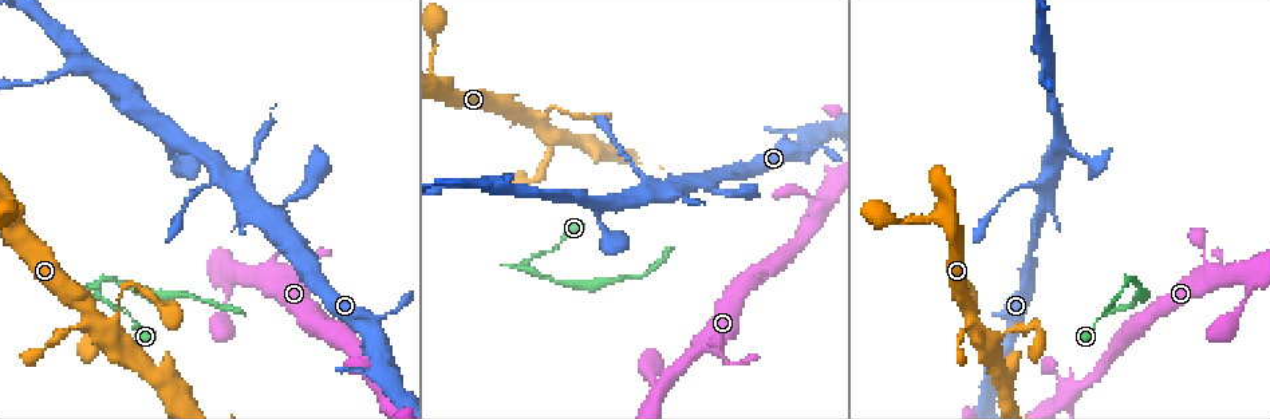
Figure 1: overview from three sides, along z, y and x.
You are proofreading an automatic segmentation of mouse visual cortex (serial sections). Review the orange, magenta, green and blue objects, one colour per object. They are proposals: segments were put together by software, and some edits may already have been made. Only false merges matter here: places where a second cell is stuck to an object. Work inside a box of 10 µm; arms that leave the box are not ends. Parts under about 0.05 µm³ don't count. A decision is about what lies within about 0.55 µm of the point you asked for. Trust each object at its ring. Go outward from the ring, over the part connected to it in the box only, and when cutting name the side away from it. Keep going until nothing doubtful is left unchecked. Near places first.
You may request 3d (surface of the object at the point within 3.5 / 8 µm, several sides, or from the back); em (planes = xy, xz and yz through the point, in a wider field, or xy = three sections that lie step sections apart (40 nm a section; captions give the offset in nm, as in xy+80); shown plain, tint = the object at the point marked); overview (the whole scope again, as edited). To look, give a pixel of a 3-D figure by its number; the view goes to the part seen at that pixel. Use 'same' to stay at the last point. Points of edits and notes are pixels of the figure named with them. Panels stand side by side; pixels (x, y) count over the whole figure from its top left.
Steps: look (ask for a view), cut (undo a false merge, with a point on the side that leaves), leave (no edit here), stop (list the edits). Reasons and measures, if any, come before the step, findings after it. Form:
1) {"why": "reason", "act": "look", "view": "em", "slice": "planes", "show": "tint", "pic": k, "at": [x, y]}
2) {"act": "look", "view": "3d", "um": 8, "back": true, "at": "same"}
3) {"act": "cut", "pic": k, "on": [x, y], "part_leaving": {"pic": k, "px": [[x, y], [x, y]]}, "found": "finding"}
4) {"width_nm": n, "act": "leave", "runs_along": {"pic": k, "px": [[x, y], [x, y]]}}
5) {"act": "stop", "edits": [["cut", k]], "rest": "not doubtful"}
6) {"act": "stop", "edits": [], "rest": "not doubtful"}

{"why": "abrupt turn", "act": "look", "view": "3d", "um": 8, "pic": 1, "at": [1072, 391]}

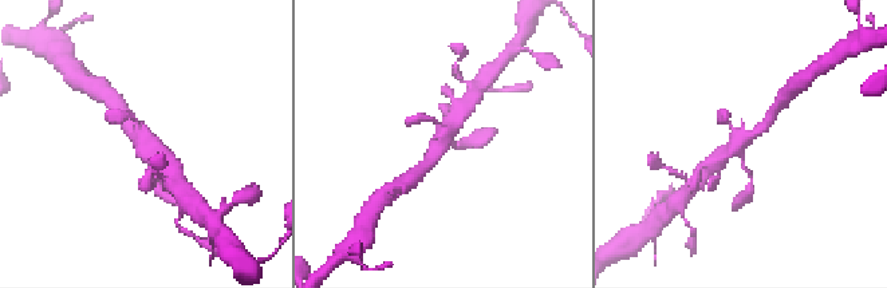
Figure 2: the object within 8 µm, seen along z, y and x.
{"why": "closer look", "act": "look", "view": "3d", "um": 3.5, "at": "same"}

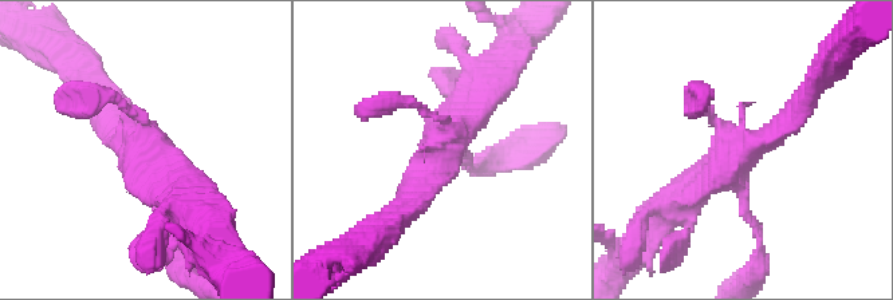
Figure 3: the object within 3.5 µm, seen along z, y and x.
{"act": "look", "view": "em", "slice": "xy", "step": 1, "show": "tint", "pic": 3, "at": [439, 145]}

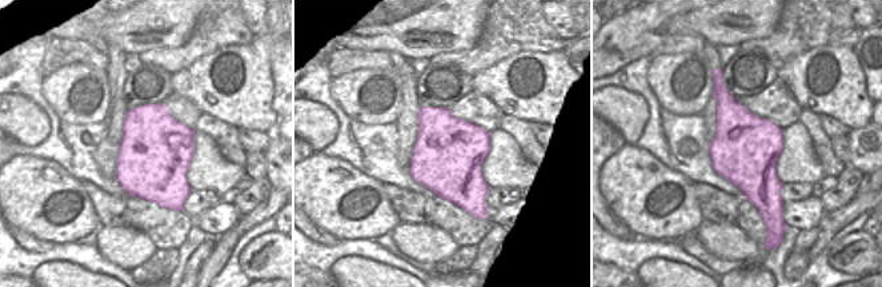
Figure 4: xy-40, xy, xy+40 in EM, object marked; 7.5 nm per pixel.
{"width_nm": 550, "act": "leave", "runs_along": {"pic": 3, "px": [[799, 109], [679, 204]]}, "found": "all the same cell"}

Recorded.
{"why": "two arms in line, one across", "act": "look", "view": "3d", "um": 3.5, "back": true, "pic": 1, "at": [706, 180]}

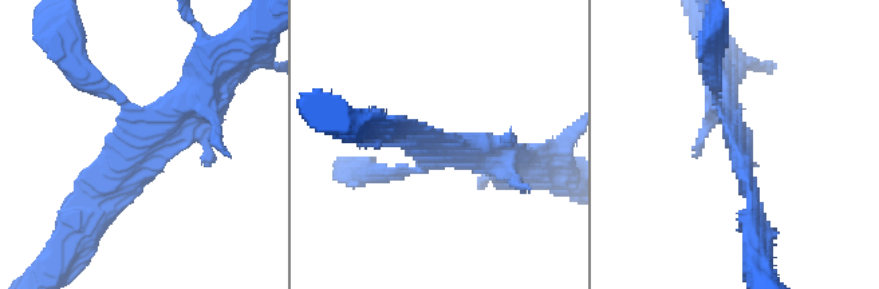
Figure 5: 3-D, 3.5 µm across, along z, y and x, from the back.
{"why": "need the tissue", "act": "look", "view": "em", "slice": "xy", "step": 2, "show": "tint", "pic": 5, "at": [142, 147]}

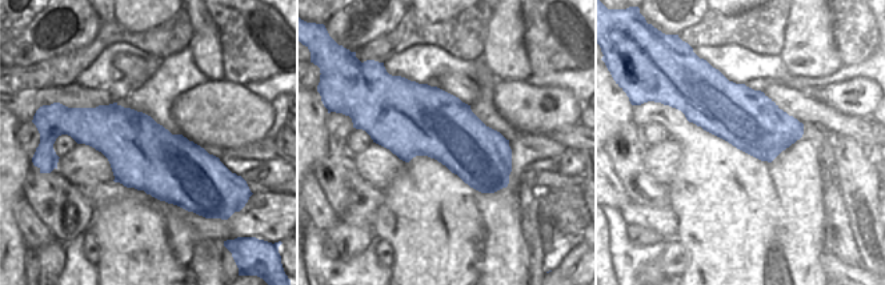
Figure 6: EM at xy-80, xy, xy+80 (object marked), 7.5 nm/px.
{"act": "leave", "runs_along": {"pic": 5, "px": [[83, 214], [107, 177], [207, 83]]}, "found": "one cell here"}

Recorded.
{"why": "narrows sharply", "act": "look", "view": "3d", "um": 8, "pic": 1, "at": [541, 197]}

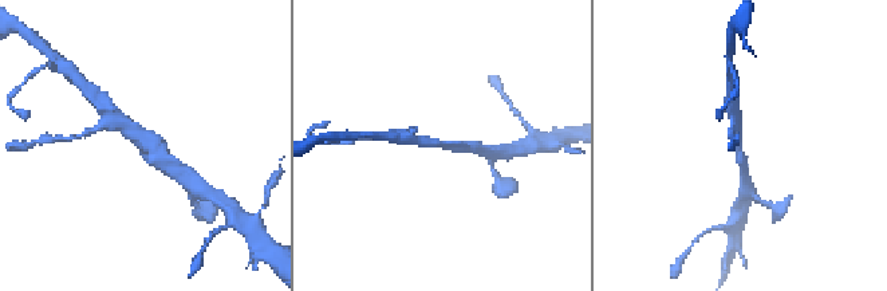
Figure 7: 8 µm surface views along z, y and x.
{"act": "look", "view": "3d", "um": 3.5, "at": "same"}

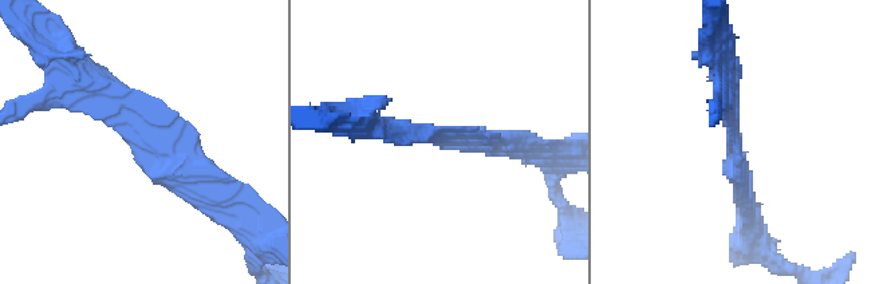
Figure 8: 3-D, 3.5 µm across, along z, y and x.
{"arm_widths_nm": [250, 300], "act": "look", "view": "em", "slice": "xy", "step": 3, "show": "tint", "pic": 8, "at": [139, 129]}

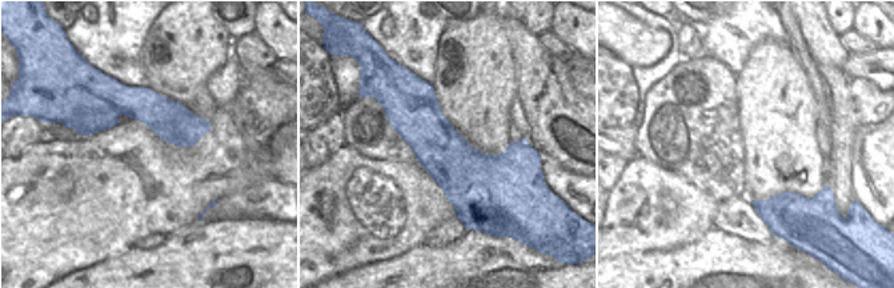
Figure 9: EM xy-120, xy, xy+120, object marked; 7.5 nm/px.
{"act": "leave", "runs_along": {"pic": 8, "px": [[207, 188], [174, 172], [75, 68]]}, "found": "one cell here"}

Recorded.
{"why": "thin neck", "act": "look", "view": "3d", "um": 3.5, "pic": 1, "at": [1044, 60]}

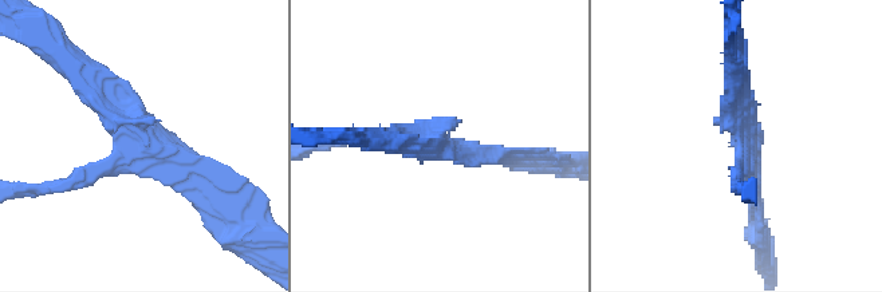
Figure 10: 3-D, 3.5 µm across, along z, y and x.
{"arms": 3, "arm_widths_nm": [150, 150, 250], "why": "need the tissue", "act": "look", "view": "em", "slice": "xy", "step": 3, "show": "tint", "pic": 10, "at": [745, 144]}

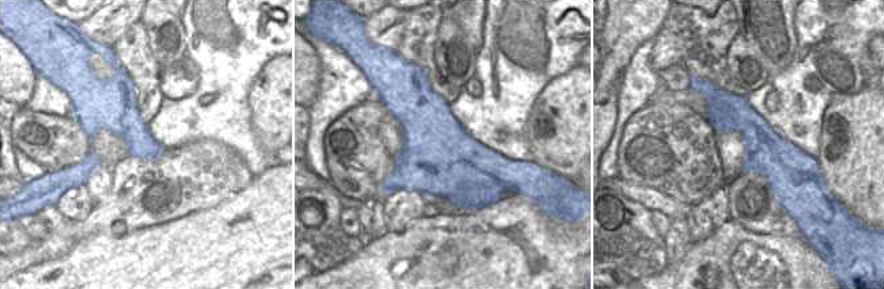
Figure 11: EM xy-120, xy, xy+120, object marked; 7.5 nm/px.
{"width_nm": 600, "act": "leave", "runs_along": {"pic": 10, "px": [[219, 209], [165, 146], [91, 81]]}, "found": "one cell here"}

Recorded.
{"act": "look", "view": "3d", "um": 3.5, "pic": 1, "at": [526, 271]}

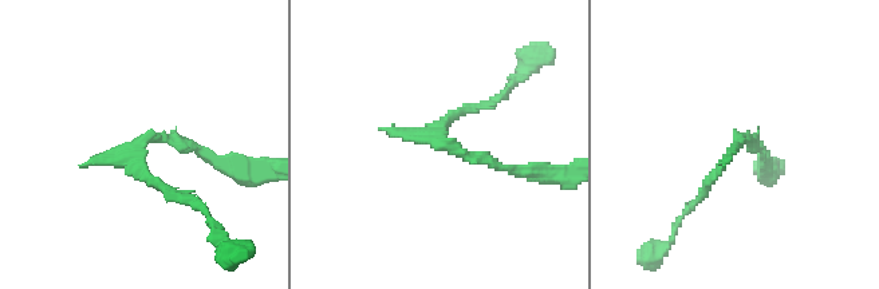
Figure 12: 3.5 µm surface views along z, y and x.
{"why": "need the tissue", "act": "look", "view": "em", "slice": "xy", "step": 3, "show": "tint", "pic": 12, "at": [736, 142]}

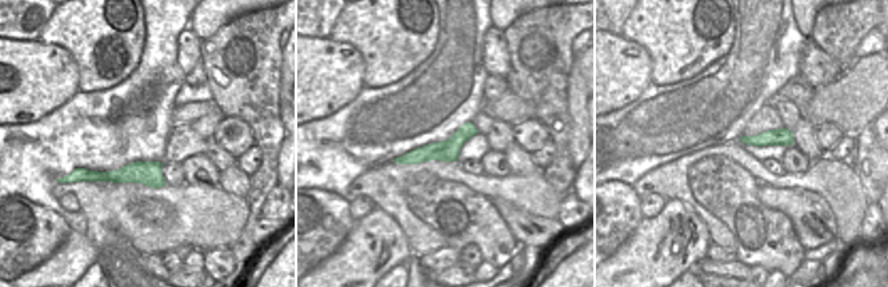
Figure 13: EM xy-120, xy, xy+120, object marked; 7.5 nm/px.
{"act": "look", "view": "em", "slice": "xy", "step": 1, "show": "tint", "at": "same"}

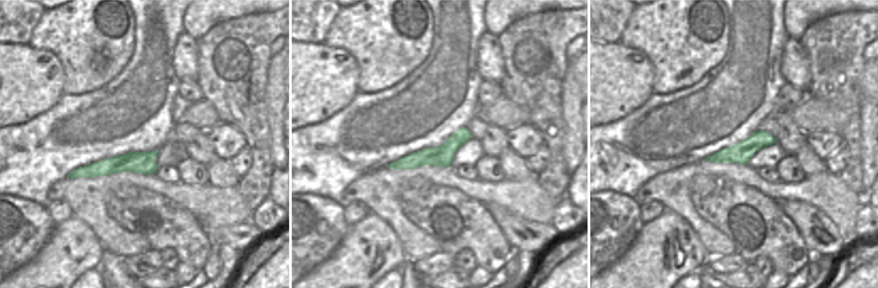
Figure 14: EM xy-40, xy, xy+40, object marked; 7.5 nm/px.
{"act": "leave", "runs_along": {"pic": 14, "px": [[466, 135], [440, 156], [395, 166]]}, "found": "continuous, no second cell"}

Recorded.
{"act": "stop", "edits": [], "rest": "not doubtful"}

